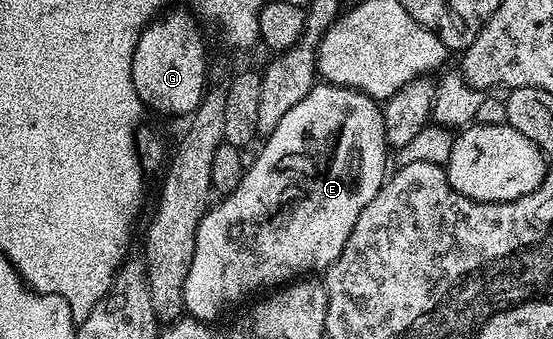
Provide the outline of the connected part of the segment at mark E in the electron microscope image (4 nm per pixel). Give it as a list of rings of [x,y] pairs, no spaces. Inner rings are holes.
[[[317,84],[287,115],[281,116],[281,124],[273,128],[273,132],[266,135],[263,147],[259,146],[253,166],[244,170],[241,184],[232,194],[226,195],[208,209],[201,224],[197,228],[197,240],[193,248],[193,260],[189,264],[189,276],[185,276],[183,285],[183,304],[186,313],[192,318],[204,319],[208,314],[215,314],[215,310],[223,310],[227,302],[235,302],[239,294],[247,294],[247,290],[255,290],[255,286],[263,286],[263,282],[275,282],[277,278],[282,284],[290,283],[300,276],[311,276],[316,272],[326,271],[341,256],[341,248],[345,248],[345,240],[349,240],[349,232],[353,232],[353,224],[357,224],[357,216],[361,216],[361,208],[377,196],[377,192],[388,177],[387,154],[389,147],[385,140],[383,127],[383,111],[380,103],[368,94],[359,90],[351,90],[347,86],[332,86],[330,84]]]

